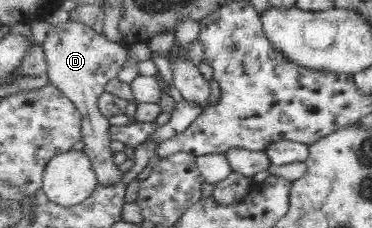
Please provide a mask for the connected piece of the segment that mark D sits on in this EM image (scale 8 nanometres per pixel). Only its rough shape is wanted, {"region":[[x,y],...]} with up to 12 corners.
{"region":[[69,19],[43,43],[52,86],[82,118],[100,186],[124,178],[97,99],[128,47]]}

